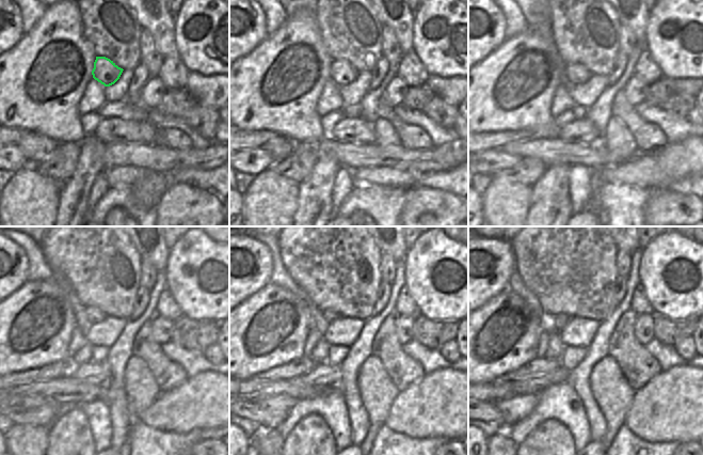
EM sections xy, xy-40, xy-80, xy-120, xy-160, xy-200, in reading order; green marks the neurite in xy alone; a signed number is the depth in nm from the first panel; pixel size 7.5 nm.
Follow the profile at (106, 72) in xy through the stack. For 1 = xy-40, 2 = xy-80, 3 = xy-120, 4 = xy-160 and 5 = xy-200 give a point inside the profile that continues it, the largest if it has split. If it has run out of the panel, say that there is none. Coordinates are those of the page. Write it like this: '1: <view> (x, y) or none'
1: xy-40 (341, 72)
2: xy-80 (575, 74)
3: xy-120 (84, 316)
4: xy-160 (321, 319)
5: xy-200 (560, 320)

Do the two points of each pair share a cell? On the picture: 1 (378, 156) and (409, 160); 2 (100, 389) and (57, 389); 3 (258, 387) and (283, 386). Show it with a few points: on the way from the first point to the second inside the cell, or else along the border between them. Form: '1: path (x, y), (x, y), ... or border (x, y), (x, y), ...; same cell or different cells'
1: path (385, 156), (401, 158); same cell
2: path (90, 390), (67, 390); same cell
3: path (265, 387), (276, 387); same cell

